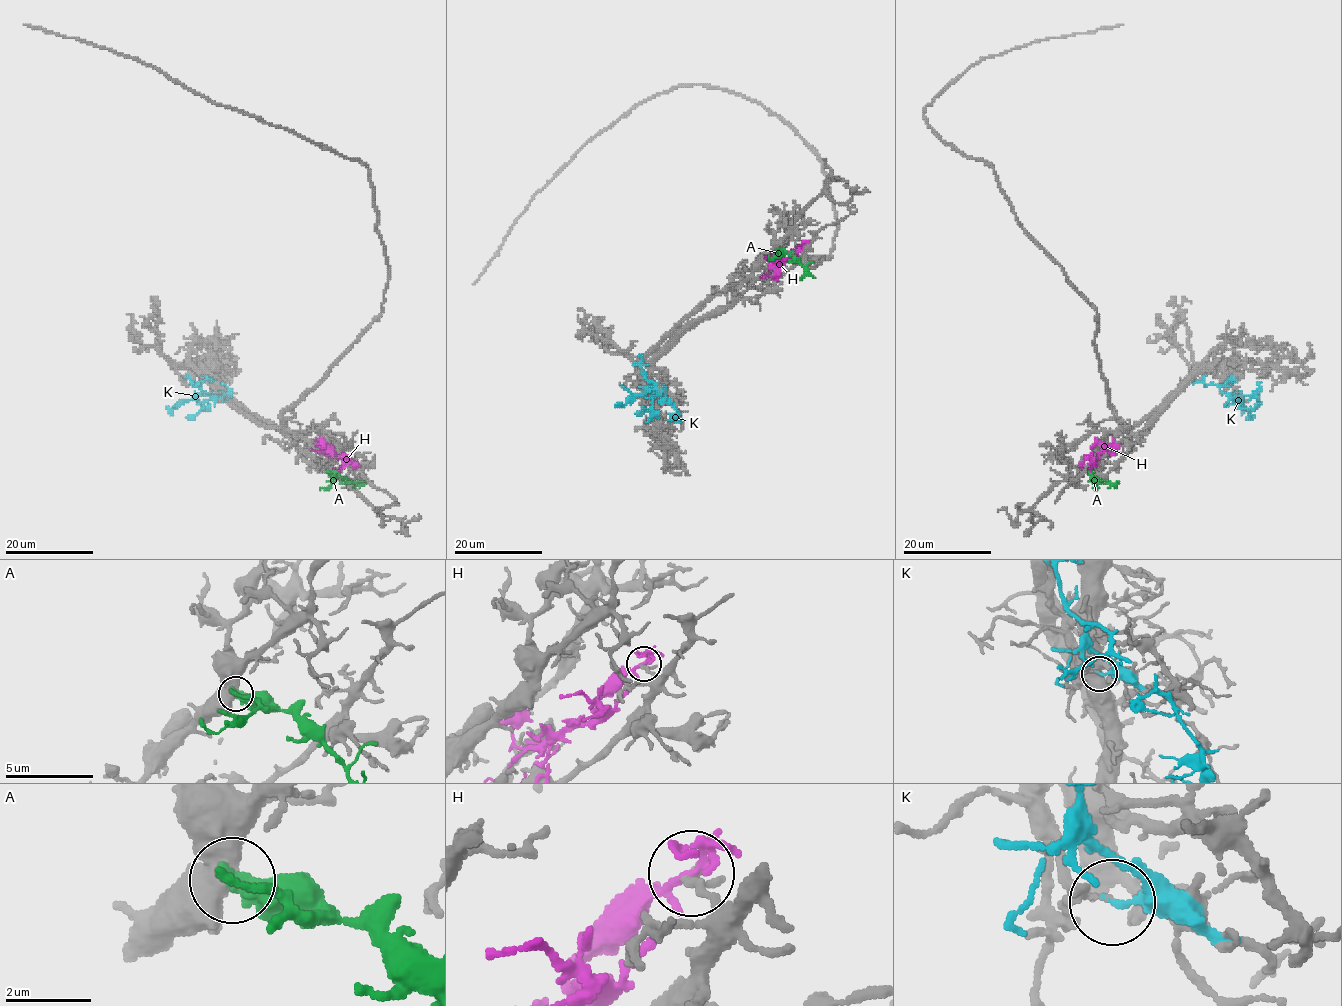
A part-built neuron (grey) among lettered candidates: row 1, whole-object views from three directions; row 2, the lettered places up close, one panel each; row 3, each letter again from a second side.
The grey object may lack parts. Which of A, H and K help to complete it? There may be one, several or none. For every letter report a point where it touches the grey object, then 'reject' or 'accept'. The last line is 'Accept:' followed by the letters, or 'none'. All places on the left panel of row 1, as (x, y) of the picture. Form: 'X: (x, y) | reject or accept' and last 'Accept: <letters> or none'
A: (328, 470) | accept
H: (354, 460) | reject
K: (203, 376) | reject
Accept: A

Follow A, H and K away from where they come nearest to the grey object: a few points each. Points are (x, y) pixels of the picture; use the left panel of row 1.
A: (328, 470), (358, 484), (366, 483)
H: (354, 461), (338, 456), (328, 447), (321, 452), (311, 447)
K: (203, 376), (206, 378), (198, 387), (215, 399), (219, 395), (228, 395), (229, 389), (221, 383)

